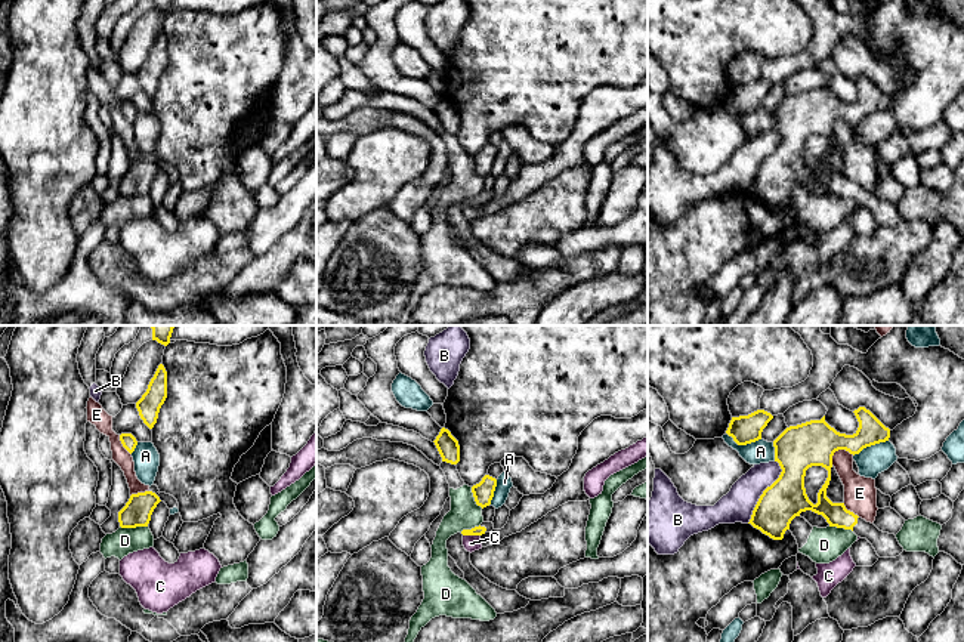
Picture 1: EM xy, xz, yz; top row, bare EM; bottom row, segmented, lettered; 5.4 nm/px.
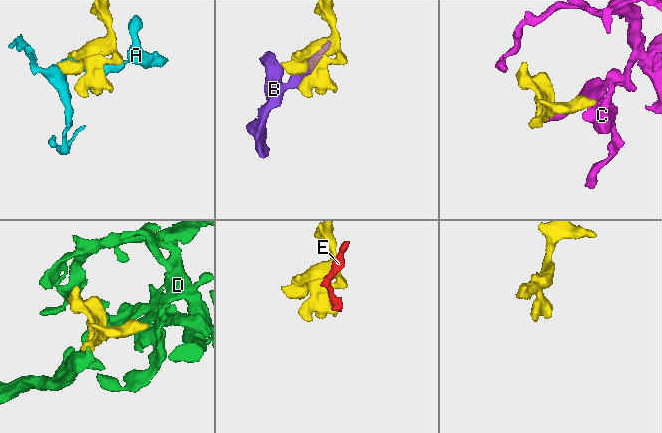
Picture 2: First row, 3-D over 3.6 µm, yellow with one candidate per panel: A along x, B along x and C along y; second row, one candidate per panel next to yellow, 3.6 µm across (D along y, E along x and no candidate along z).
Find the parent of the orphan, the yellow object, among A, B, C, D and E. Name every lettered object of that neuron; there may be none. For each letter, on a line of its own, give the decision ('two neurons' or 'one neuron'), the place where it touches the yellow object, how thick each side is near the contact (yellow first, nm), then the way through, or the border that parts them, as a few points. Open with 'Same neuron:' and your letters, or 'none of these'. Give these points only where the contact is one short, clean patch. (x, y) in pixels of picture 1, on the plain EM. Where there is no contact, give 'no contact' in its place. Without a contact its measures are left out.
Same neuron: none of these
A: two neurons; meets yellow in yz at (744, 113); 160 nm thick on the yellow side, 130 nm on the other
B: two neurons; meets yellow in yz at (763, 160); 220 nm thick on the yellow side, 180 nm on the other
C: two neurons; meets yellow in xz at (472, 203); 50 nm thick on the yellow side, 90 nm on the other; border along xz (463, 203), (479, 204)
D: two neurons; meets yellow in xy at (133, 196); 150 nm thick on the yellow side, 140 nm on the other; border along xy (120, 194), (147, 196)
E: two neurons; meets yellow in yz at (837, 119); 240 nm thick on the yellow side, 160 nm on the other

